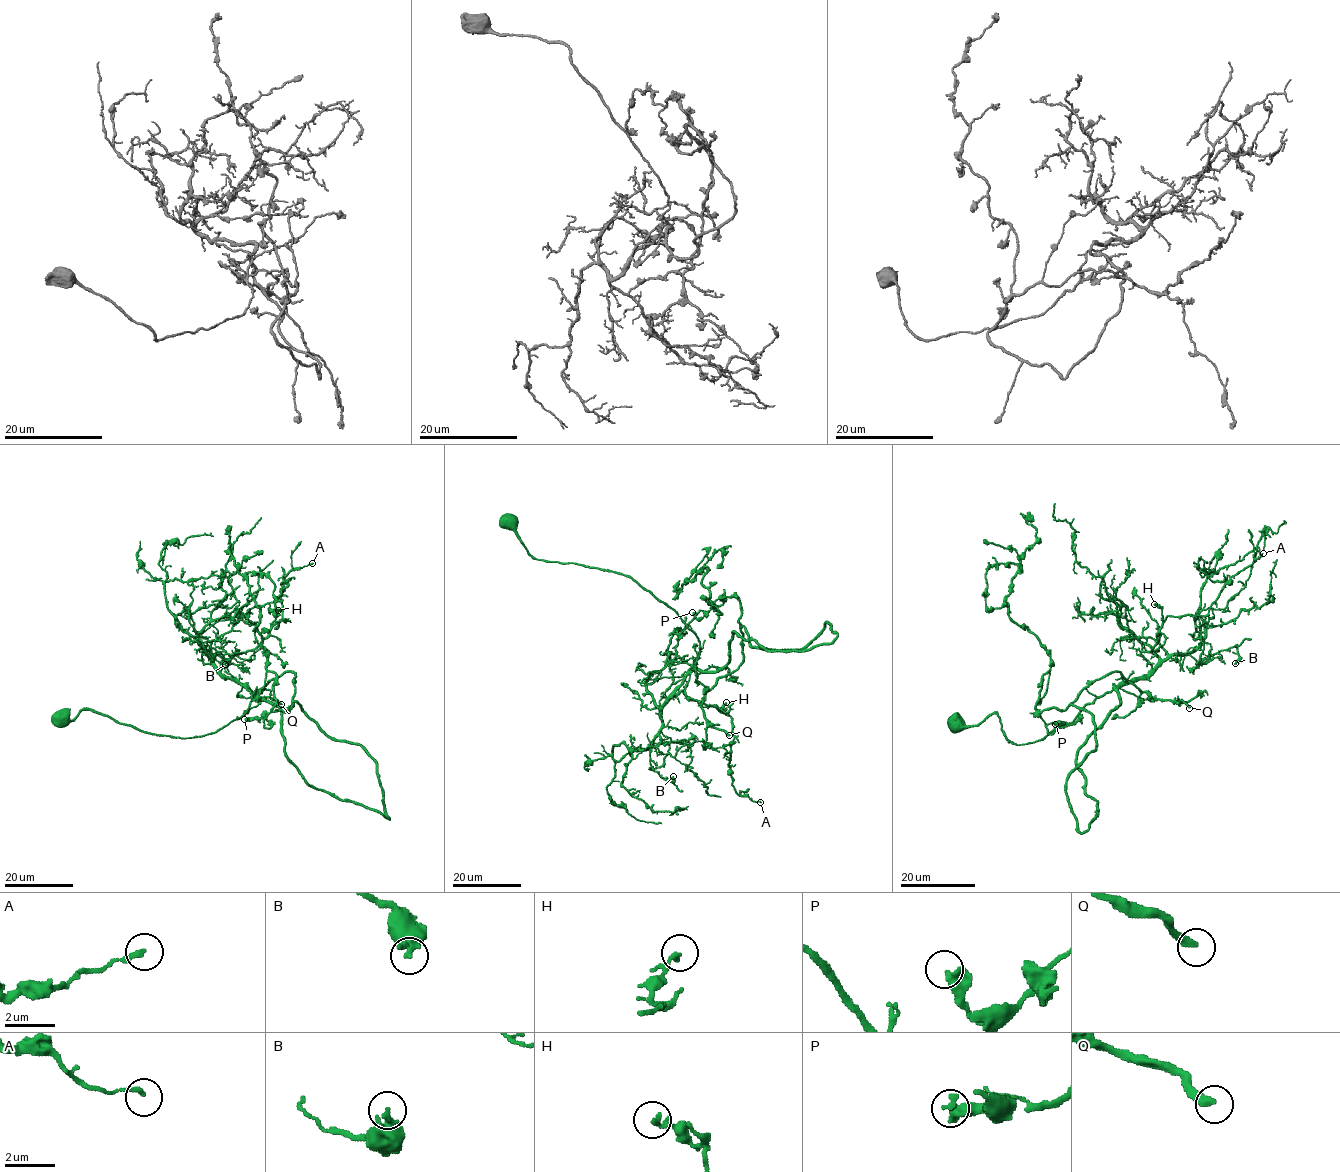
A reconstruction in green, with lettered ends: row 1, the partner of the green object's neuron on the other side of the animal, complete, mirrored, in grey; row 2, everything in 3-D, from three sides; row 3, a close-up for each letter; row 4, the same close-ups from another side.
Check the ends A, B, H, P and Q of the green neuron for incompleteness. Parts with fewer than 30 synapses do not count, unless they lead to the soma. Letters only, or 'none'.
Q

